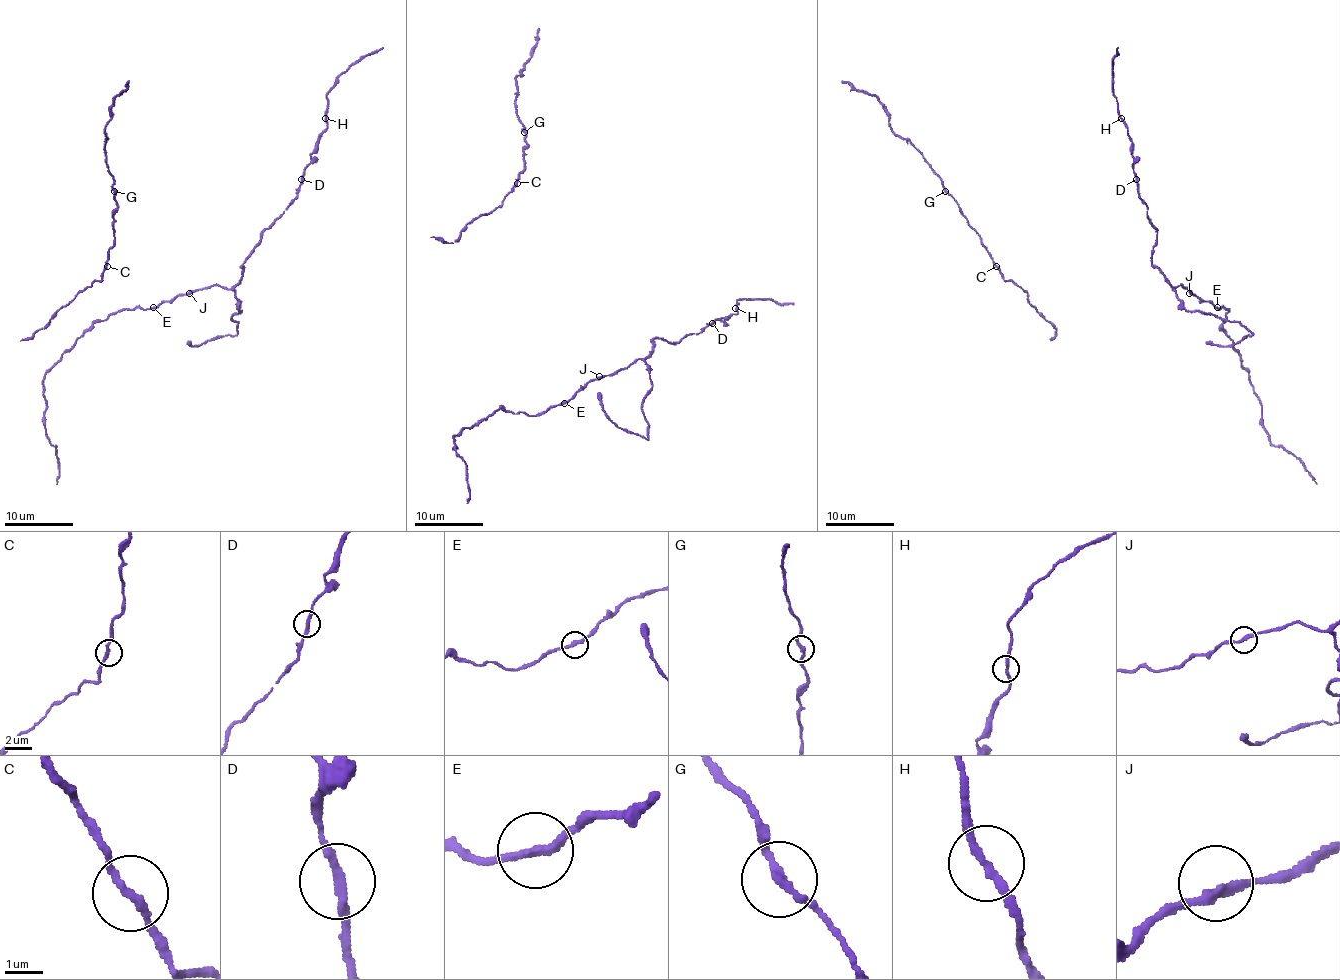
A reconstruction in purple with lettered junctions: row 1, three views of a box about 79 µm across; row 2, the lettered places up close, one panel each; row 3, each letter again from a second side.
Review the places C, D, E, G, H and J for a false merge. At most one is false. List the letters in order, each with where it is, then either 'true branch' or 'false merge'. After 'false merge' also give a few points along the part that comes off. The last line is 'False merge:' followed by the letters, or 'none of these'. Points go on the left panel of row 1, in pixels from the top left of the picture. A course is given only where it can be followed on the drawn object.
C: place (107, 266); true branch
D: place (301, 179); true branch
E: place (153, 307); true branch
G: place (114, 191); true branch
H: place (325, 118); true branch
J: place (189, 293); true branch
False merge: none of these

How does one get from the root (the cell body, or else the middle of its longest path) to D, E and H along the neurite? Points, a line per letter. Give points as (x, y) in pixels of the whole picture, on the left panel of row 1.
D: (90, 327), (124, 309), (156, 309), (180, 293), (213, 285), (231, 288), (260, 235), (296, 196), (301, 179)
E: (90, 327), (124, 309), (153, 307)
H: (90, 327), (124, 309), (156, 309), (213, 285), (231, 288), (260, 235), (296, 196), (325, 118)

